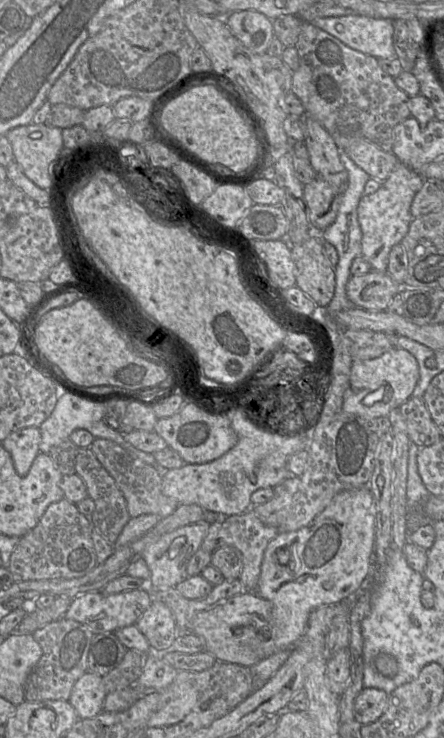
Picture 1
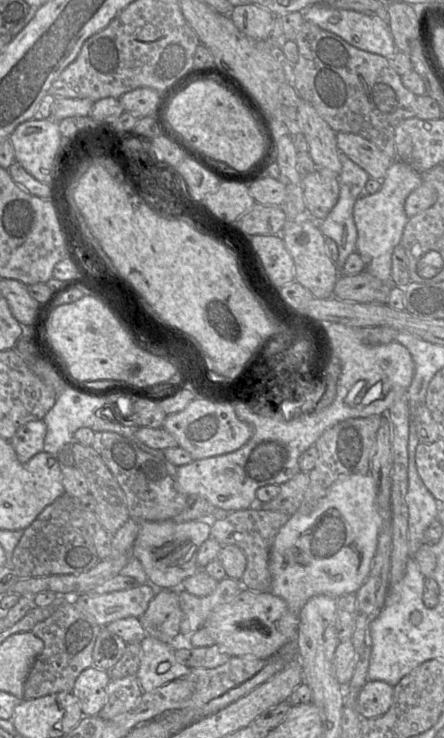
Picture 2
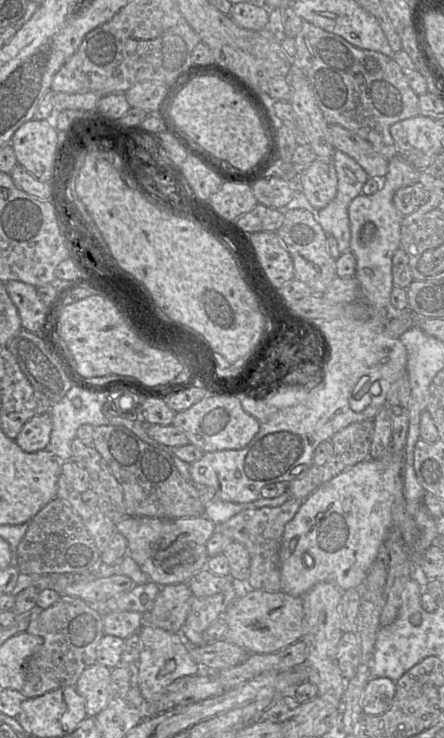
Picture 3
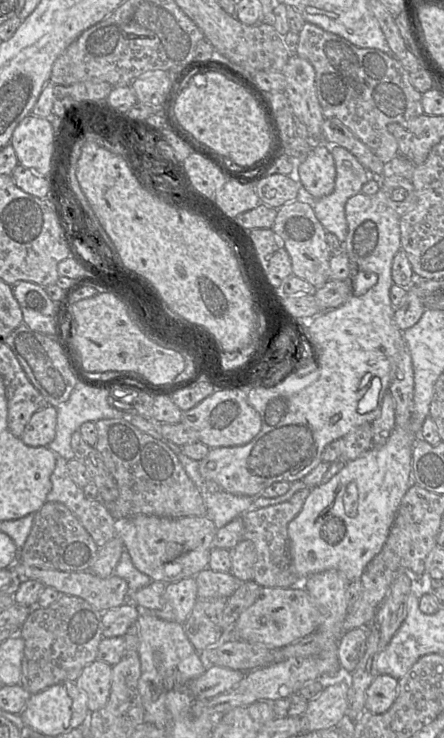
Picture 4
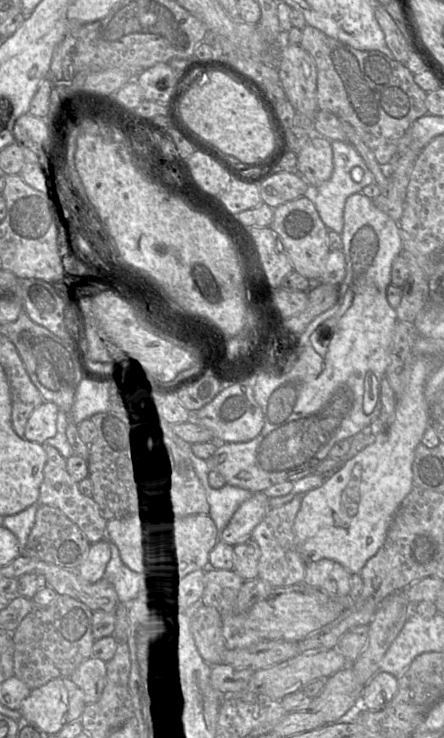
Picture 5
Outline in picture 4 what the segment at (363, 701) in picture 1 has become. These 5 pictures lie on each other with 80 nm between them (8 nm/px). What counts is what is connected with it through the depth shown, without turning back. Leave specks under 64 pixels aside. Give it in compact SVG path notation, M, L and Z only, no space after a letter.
M378 674L365 693L364 707L374 714L386 712L398 693L398 680L387 674Z

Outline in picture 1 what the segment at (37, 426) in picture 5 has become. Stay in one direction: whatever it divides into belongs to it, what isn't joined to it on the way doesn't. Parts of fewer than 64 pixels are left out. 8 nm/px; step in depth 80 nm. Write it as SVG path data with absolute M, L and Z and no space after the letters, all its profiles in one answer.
M25 427L11 432L1 445L10 454L15 471L25 476L40 453L41 434L38 427Z

